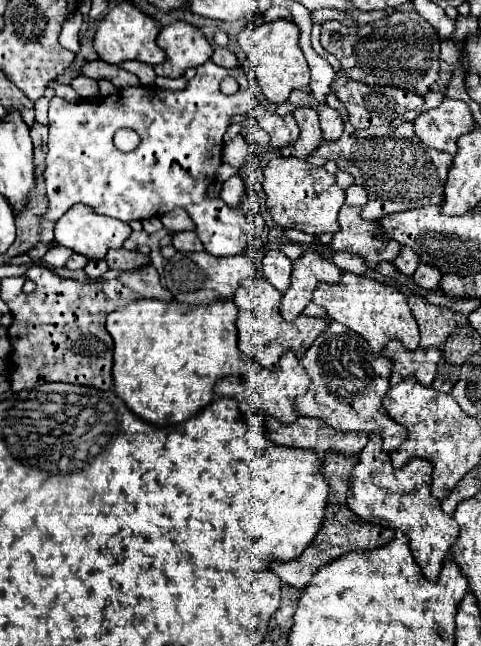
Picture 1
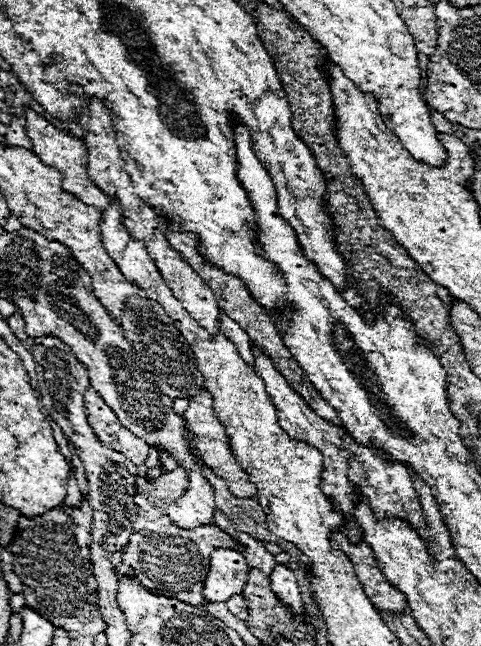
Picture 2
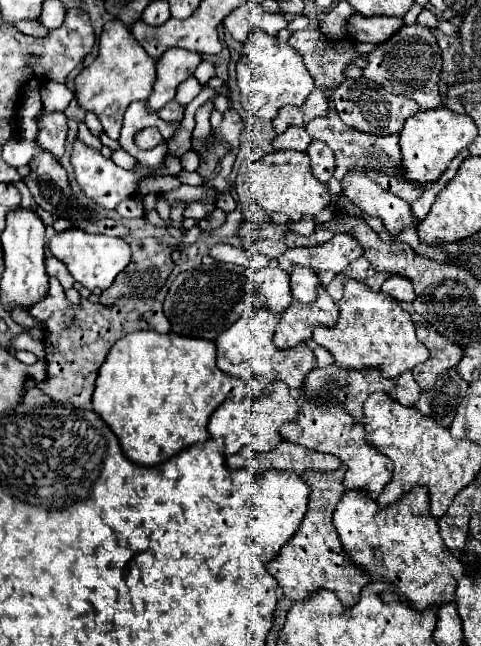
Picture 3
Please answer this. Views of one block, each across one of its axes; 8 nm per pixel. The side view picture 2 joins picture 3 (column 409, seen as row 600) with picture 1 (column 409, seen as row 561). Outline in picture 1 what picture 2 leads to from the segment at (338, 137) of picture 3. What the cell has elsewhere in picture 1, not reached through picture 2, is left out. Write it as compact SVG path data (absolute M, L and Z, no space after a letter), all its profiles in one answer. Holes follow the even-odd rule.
M344 118L342 136L336 142L322 142L322 146L318 146L318 150L314 150L308 158L308 162L316 166L324 166L326 160L334 160L340 170L352 174L356 184L366 190L370 200L362 208L362 216L370 220L410 208L442 204L452 154L424 146L424 142L416 138L412 122L404 122L394 130L390 126L356 130Z

